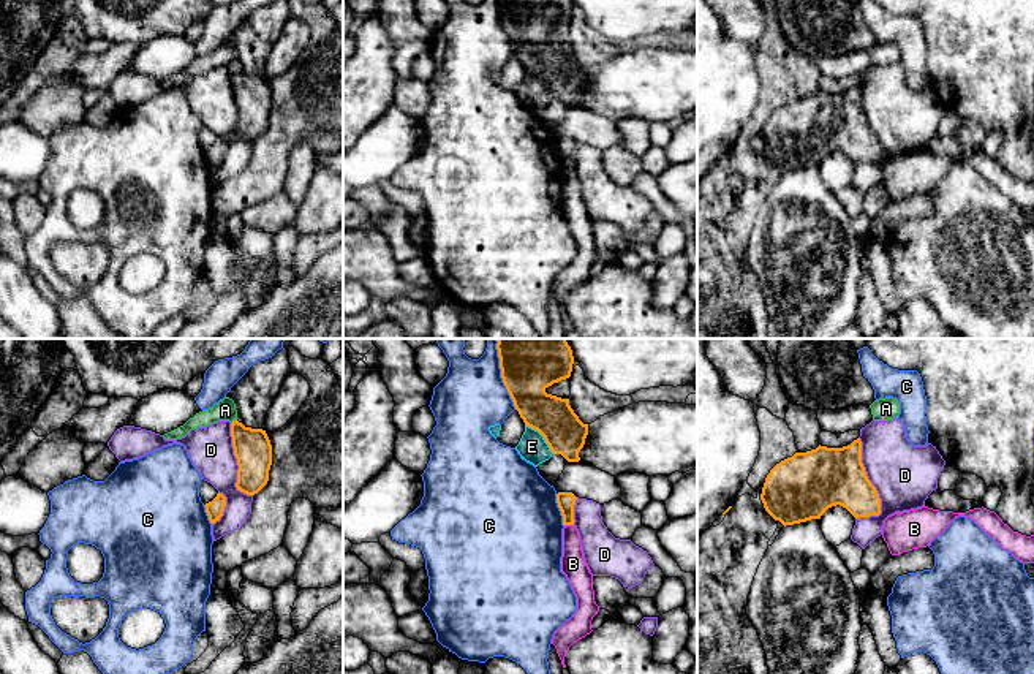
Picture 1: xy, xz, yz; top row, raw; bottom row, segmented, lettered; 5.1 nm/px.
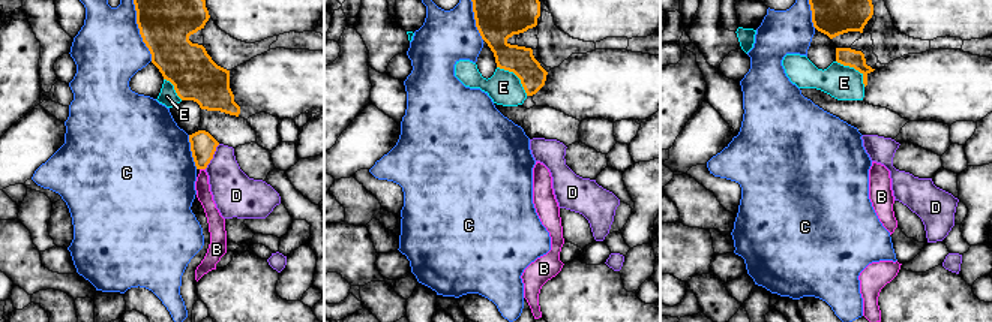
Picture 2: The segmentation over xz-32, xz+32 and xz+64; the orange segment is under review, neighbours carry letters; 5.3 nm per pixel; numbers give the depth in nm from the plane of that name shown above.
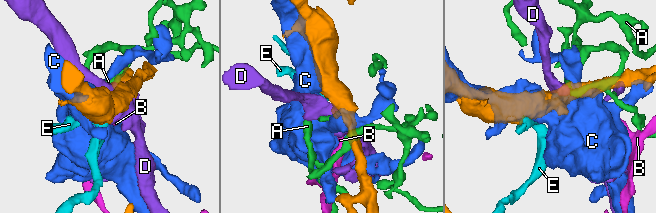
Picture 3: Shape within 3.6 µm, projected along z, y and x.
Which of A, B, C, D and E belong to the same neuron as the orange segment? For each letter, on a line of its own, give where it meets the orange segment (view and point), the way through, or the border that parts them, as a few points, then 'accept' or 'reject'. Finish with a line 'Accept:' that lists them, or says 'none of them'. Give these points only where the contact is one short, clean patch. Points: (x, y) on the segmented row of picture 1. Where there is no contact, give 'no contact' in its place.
A: contact xy (233, 421); border xy (236, 418), (231, 421); reject
B: contact xz (569, 524); border xz (565, 524), (573, 526); reject
C: contact xz (501, 374); reject
D: contact yz (875, 488); reject
E: contact xz (543, 435); reject
Accept: none of them

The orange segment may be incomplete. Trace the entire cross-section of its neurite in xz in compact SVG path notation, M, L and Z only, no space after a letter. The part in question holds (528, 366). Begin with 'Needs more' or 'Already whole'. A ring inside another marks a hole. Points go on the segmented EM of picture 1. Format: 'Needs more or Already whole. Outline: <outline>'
Already whole. Outline: M496 339L503 383L525 426L538 430L553 454L579 462L588 424L583 424L569 405L569 399L547 394L553 383L571 377L574 356L566 339Z

